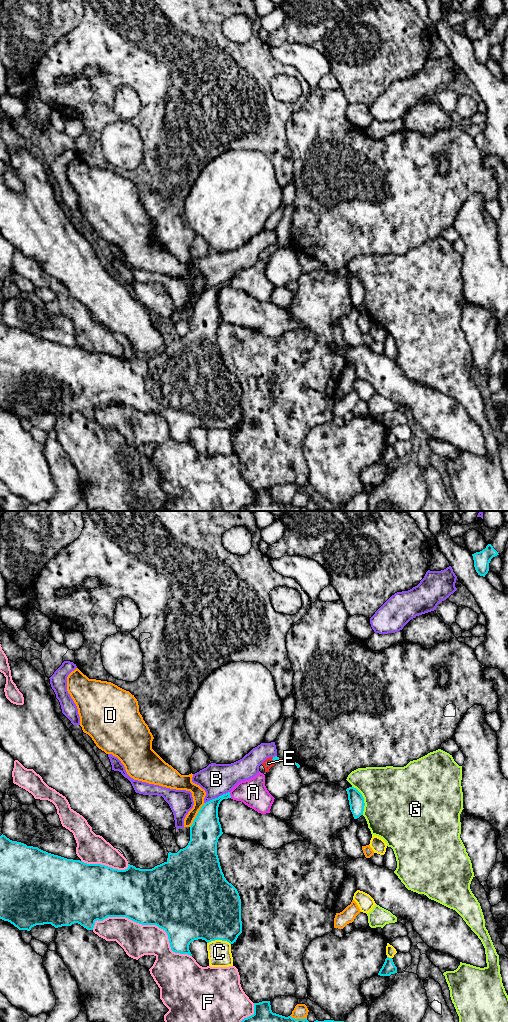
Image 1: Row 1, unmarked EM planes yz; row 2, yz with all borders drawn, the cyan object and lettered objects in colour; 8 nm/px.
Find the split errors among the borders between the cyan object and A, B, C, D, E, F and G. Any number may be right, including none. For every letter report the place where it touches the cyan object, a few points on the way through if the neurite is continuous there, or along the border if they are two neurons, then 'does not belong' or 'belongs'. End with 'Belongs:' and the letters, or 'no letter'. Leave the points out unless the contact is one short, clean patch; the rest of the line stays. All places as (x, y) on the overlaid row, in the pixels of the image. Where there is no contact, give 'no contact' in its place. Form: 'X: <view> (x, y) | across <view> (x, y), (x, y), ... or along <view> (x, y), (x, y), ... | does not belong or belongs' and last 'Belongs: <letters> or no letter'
A: yz (230, 795) | does not belong
B: yz (218, 797) | does not belong
C: yz (219, 939) | does not belong
D: yz (197, 815) | does not belong
E: yz (273, 760) | across yz (275, 758), (273, 760), (268, 763) | belongs
F: yz (148, 924) | does not belong
G: yz (363, 800) | does not belong
Belongs: E

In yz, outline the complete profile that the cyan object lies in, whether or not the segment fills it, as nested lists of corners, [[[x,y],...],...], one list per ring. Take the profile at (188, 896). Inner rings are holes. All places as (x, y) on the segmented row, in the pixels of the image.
[[[230,792],[206,802],[199,810],[193,824],[190,826],[190,841],[188,845],[180,849],[177,853],[169,852],[167,861],[152,869],[140,869],[129,864],[127,869],[118,870],[101,864],[87,864],[80,860],[67,859],[48,853],[38,847],[27,846],[24,843],[12,841],[2,834],[0,836],[0,919],[10,922],[19,930],[30,931],[31,928],[36,925],[51,924],[55,928],[58,928],[62,926],[71,926],[74,923],[80,924],[87,930],[93,930],[97,920],[103,921],[108,917],[126,917],[142,925],[156,925],[163,929],[168,935],[171,950],[175,953],[188,954],[190,956],[192,956],[192,954],[189,950],[189,945],[194,940],[202,939],[207,943],[215,940],[222,940],[233,944],[242,933],[241,899],[237,889],[224,877],[217,855],[217,842],[219,837],[223,834],[218,817],[218,807],[223,799],[228,798],[231,798]]]

